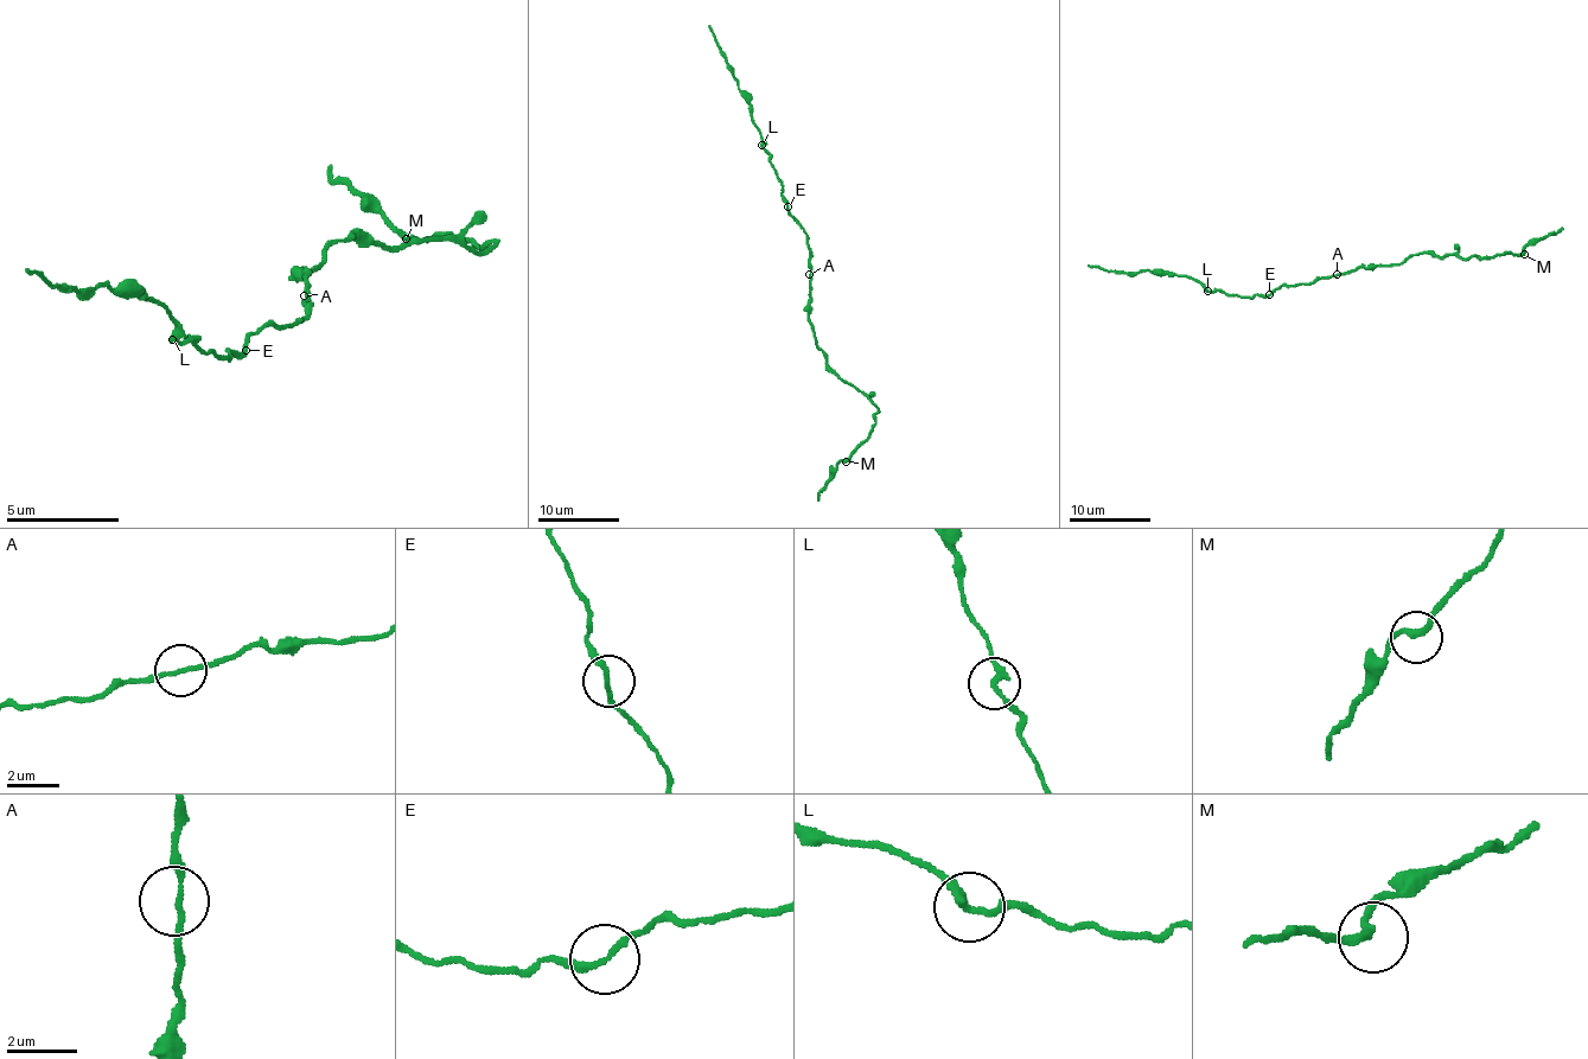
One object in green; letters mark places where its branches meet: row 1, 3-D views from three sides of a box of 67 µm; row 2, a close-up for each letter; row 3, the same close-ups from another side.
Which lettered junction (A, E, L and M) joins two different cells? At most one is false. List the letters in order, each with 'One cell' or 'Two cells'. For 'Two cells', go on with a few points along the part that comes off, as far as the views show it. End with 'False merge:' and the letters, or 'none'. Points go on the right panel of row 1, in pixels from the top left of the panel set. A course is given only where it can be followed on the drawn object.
A: One cell
E: One cell
L: One cell
M: One cell
False merge: none

